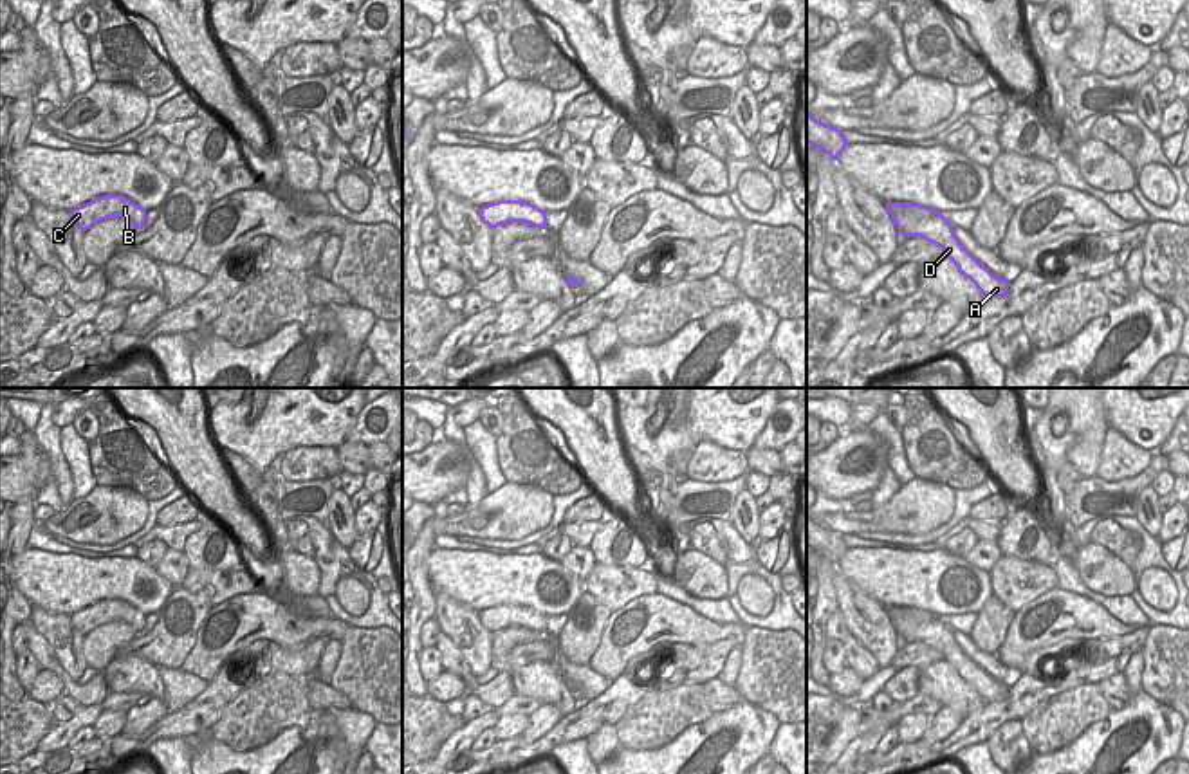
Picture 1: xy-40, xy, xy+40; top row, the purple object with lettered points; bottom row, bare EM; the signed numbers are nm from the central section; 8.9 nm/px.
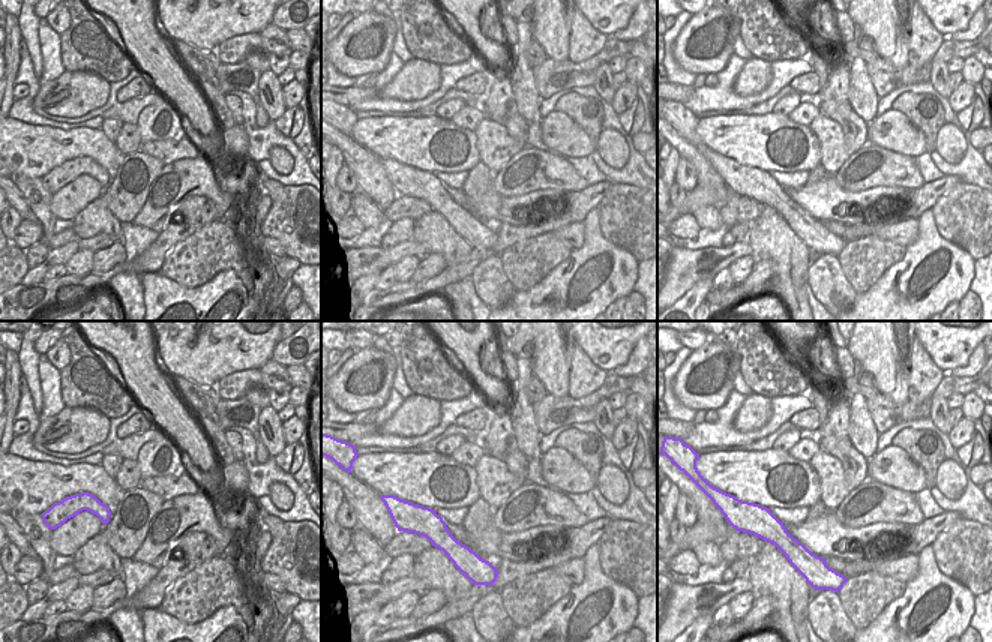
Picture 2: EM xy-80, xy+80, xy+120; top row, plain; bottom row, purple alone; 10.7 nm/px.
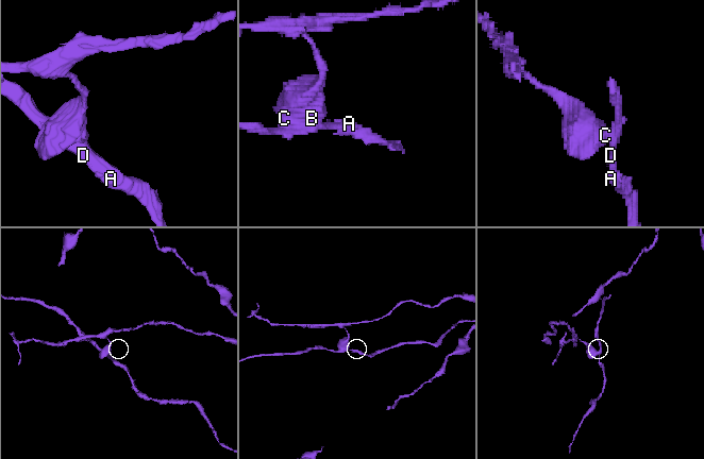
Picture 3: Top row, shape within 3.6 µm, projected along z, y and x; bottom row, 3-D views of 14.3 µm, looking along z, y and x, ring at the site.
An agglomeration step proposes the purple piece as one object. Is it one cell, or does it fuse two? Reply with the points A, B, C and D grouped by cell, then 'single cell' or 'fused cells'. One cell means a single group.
A D / B C | fused cells

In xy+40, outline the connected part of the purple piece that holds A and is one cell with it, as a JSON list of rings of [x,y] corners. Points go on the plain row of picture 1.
[[[935,617],[926,622],[899,619],[895,630],[902,640],[920,640],[942,651],[944,660],[947,660],[985,702],[1007,700],[1010,687],[992,678],[960,648],[951,626],[944,619]]]

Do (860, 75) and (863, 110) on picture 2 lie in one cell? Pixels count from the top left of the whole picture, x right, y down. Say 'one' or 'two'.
one

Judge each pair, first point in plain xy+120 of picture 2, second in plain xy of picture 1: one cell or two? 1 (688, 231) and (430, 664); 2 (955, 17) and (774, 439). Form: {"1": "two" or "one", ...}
{"1": "two", "2": "two"}

